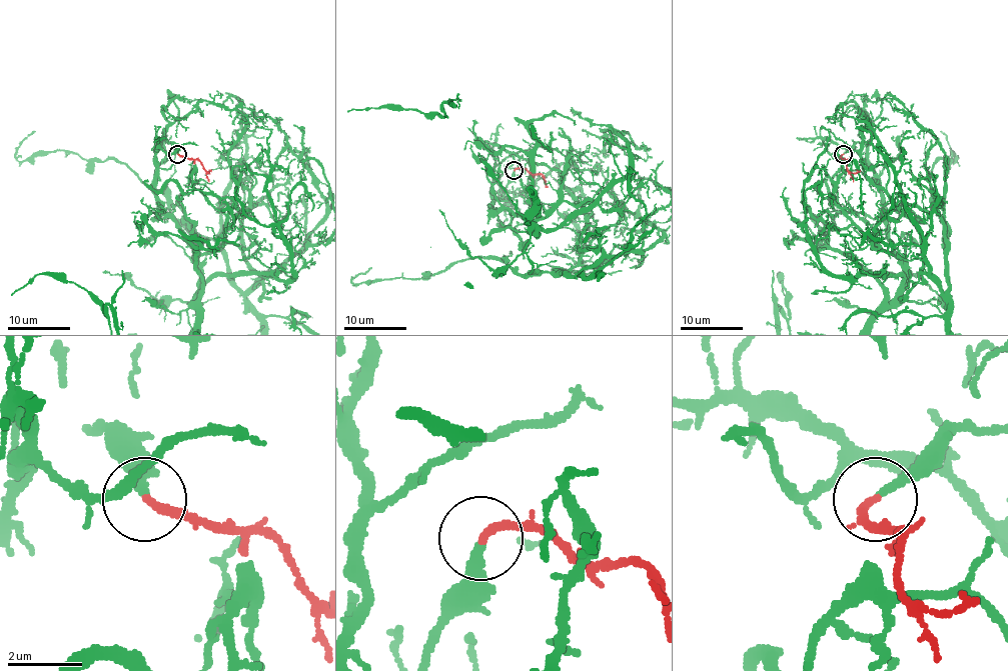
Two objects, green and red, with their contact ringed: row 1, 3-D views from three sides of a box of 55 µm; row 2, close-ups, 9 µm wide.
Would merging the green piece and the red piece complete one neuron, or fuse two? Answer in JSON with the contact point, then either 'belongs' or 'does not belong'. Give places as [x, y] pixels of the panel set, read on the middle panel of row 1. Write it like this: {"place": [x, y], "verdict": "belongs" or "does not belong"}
{"place": [514, 170], "verdict": "belongs"}

